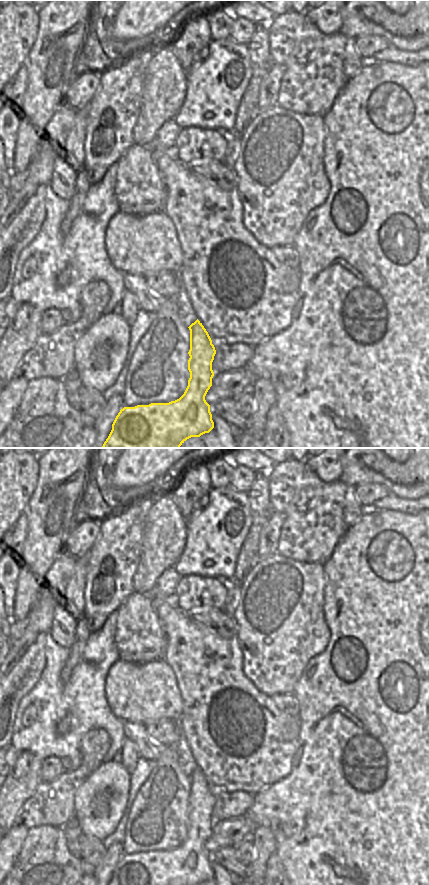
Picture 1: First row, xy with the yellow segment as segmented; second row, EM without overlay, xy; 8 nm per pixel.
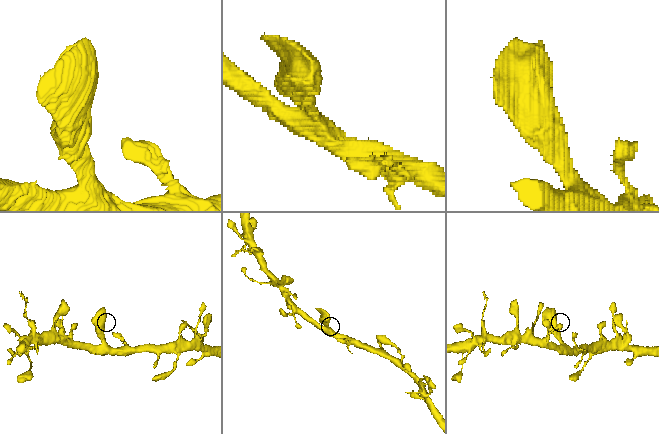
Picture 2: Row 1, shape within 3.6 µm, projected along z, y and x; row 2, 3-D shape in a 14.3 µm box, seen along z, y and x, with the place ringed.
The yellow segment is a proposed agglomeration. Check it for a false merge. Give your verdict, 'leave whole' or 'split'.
leave whole

